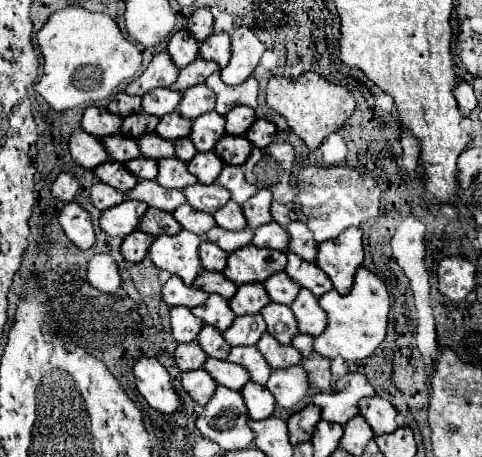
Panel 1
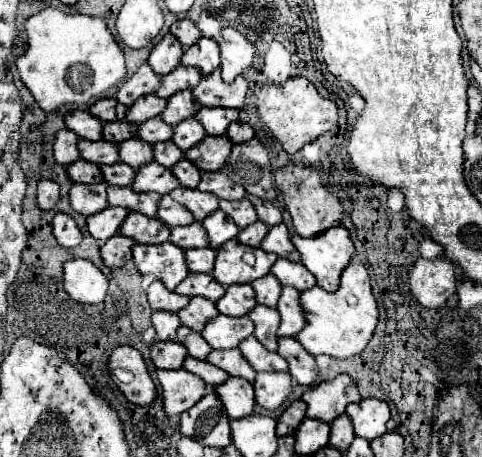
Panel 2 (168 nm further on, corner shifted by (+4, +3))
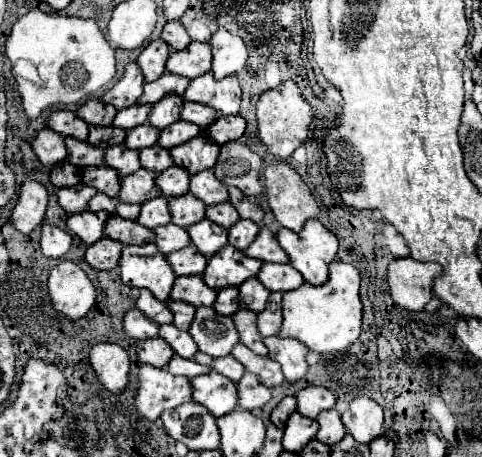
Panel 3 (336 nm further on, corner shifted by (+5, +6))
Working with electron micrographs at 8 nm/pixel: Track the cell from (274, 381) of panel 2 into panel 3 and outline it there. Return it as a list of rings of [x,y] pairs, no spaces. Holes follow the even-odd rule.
[[[245,373],[241,381],[237,381],[237,405],[241,409],[259,409],[271,399],[271,389],[261,385],[253,373]]]

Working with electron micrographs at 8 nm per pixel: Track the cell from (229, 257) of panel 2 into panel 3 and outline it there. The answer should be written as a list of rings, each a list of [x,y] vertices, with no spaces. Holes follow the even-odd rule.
[[[225,245],[209,259],[207,269],[203,271],[203,281],[215,291],[225,287],[239,287],[243,281],[255,277],[261,265],[263,261],[251,259],[231,245]]]

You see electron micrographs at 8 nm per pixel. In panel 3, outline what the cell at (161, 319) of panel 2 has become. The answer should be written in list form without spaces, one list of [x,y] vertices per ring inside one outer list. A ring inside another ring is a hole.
[[[133,307],[125,313],[123,327],[125,327],[125,333],[133,339],[147,339],[147,337],[159,335],[159,327],[151,319],[147,319],[137,307]]]

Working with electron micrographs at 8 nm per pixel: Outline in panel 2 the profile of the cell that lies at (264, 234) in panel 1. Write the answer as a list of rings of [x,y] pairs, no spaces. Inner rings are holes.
[[[258,220],[256,224],[250,224],[250,226],[246,226],[244,230],[240,230],[238,240],[240,240],[242,244],[246,244],[246,246],[258,248],[258,246],[262,244],[262,240],[266,238],[266,234],[268,234],[268,226]]]

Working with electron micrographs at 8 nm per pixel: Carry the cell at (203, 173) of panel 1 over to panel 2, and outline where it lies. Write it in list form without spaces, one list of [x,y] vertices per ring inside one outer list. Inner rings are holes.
[[[180,160],[172,172],[176,174],[176,178],[182,182],[182,186],[188,186],[188,188],[198,188],[198,180],[202,180],[202,172],[190,162],[190,160]]]

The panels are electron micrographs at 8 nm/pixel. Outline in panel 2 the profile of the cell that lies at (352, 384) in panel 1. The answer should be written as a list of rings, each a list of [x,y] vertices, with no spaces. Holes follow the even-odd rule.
[[[340,374],[334,380],[326,380],[310,388],[302,396],[302,400],[308,404],[308,410],[306,410],[308,418],[332,422],[346,412],[346,406],[350,402],[358,402],[362,400],[362,396],[354,380],[348,374]]]

